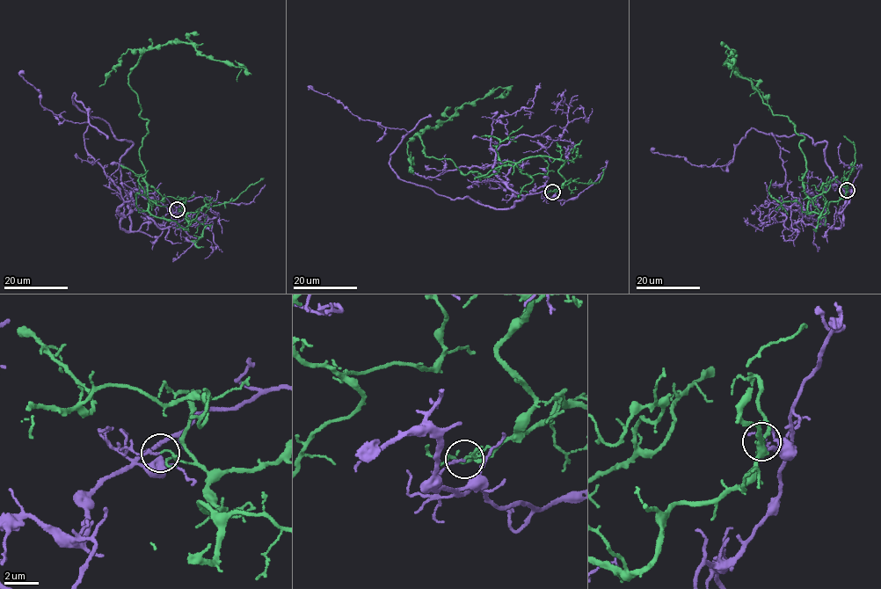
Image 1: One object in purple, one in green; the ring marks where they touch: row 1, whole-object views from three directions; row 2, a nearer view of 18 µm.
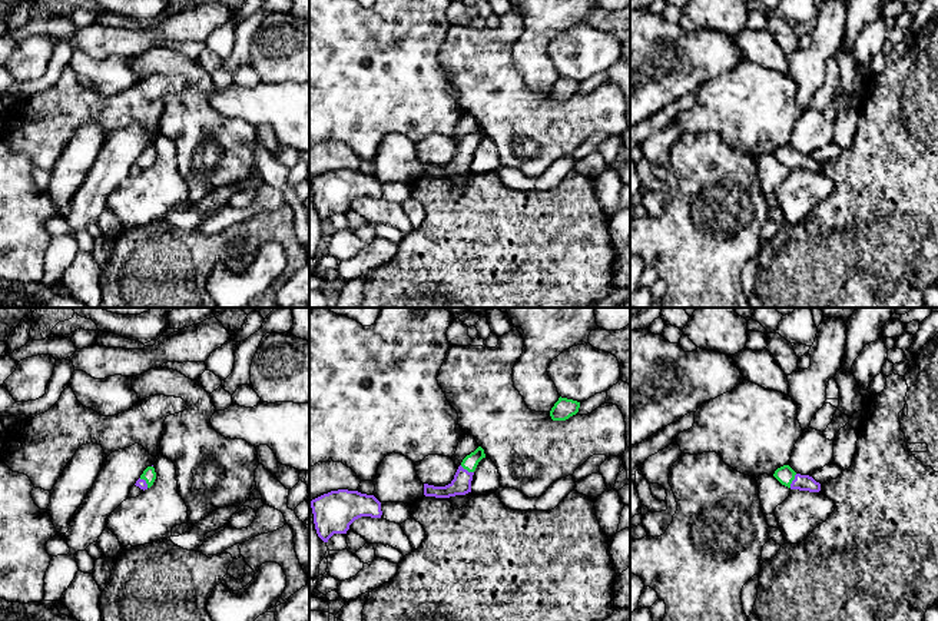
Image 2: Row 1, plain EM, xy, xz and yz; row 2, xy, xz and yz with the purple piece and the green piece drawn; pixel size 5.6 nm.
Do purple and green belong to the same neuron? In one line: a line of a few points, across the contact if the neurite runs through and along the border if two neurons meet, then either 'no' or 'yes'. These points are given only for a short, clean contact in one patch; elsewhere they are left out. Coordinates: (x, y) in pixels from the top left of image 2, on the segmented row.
yz (796, 474), (789, 487) | no

